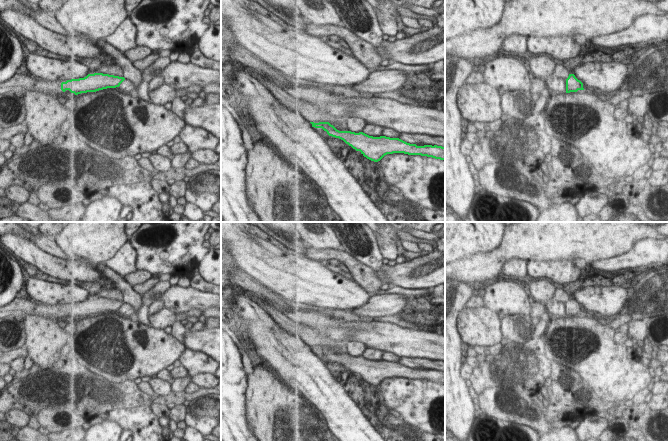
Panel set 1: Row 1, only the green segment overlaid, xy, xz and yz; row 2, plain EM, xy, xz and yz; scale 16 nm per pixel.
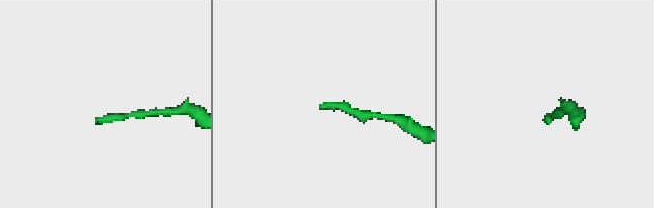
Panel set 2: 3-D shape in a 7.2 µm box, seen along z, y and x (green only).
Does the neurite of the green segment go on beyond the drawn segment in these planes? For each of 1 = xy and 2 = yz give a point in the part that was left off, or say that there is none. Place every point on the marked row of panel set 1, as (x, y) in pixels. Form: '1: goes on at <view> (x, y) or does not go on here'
1: goes on at xy (20, 83)
2: does not go on here

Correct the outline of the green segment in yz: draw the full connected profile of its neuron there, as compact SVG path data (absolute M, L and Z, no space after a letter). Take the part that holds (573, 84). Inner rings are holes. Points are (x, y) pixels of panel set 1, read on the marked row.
M569 74L566 79L566 93L577 92L578 90L584 90L583 83L574 74Z

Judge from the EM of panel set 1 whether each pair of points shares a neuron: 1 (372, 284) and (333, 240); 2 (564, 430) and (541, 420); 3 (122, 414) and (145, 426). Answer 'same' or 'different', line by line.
1: different
2: different
3: same

